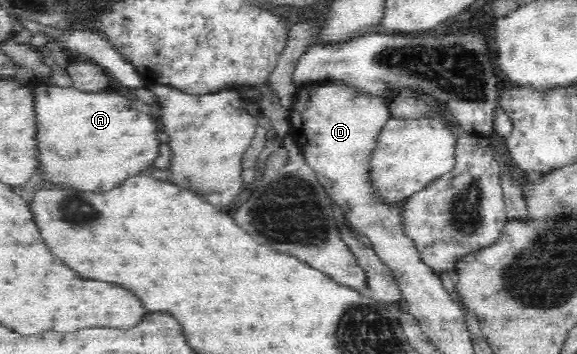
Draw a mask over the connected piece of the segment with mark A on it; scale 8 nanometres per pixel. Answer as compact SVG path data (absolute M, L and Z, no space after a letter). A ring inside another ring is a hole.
M53 83L38 85L33 90L35 93L35 119L37 119L37 134L35 135L38 145L37 171L41 172L46 182L52 181L52 184L60 183L62 187L72 187L72 189L80 189L80 191L110 191L110 189L114 189L118 183L125 181L128 177L135 177L141 173L150 173L150 171L154 169L154 162L158 157L161 144L158 140L158 133L161 131L160 123L158 118L152 114L138 111L138 109L134 107L134 104L132 104L134 98L128 98L125 94L117 93L111 89L88 93L77 90L72 86L58 87Z

